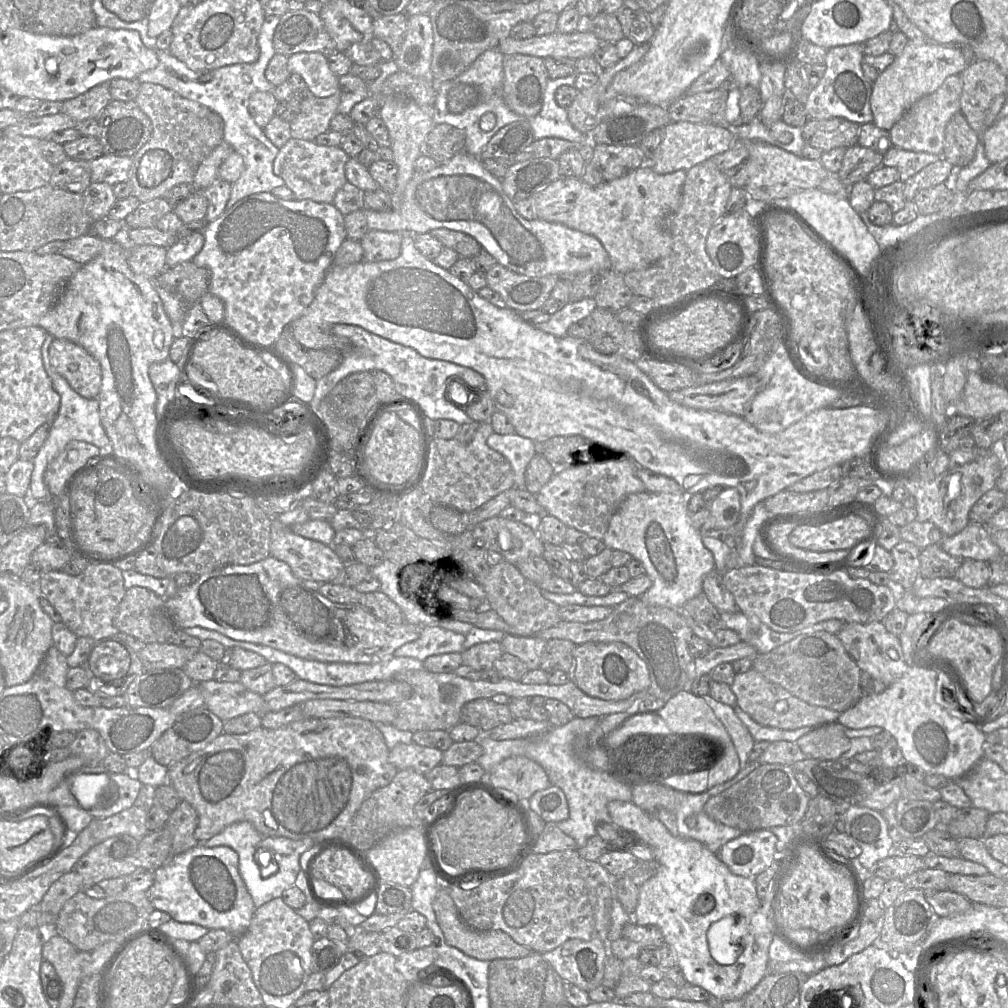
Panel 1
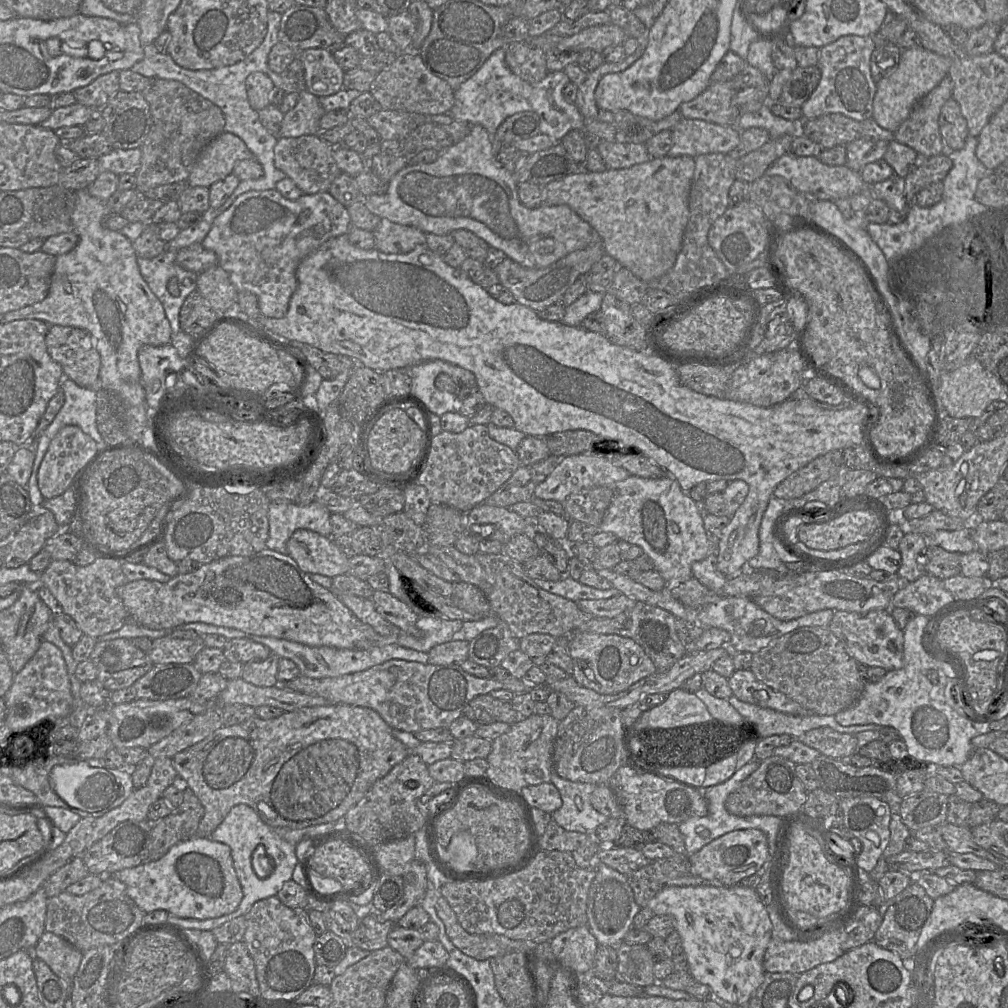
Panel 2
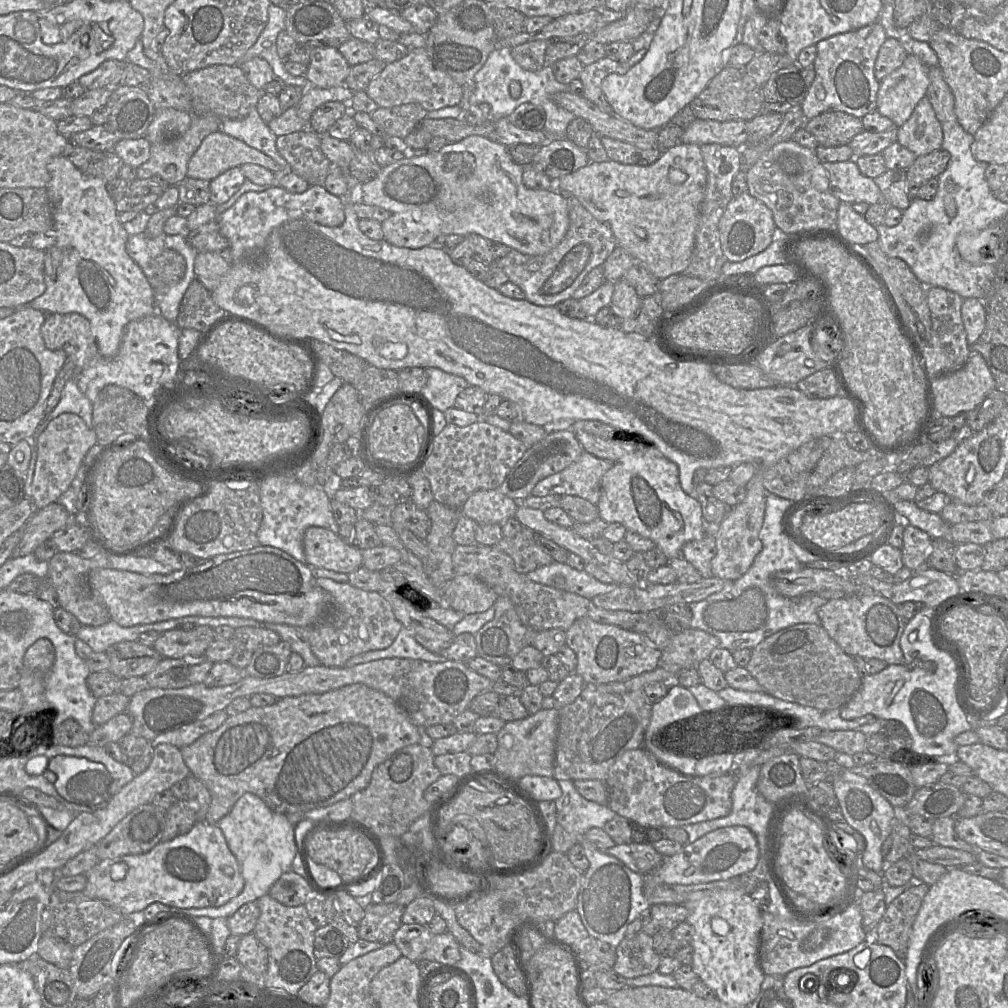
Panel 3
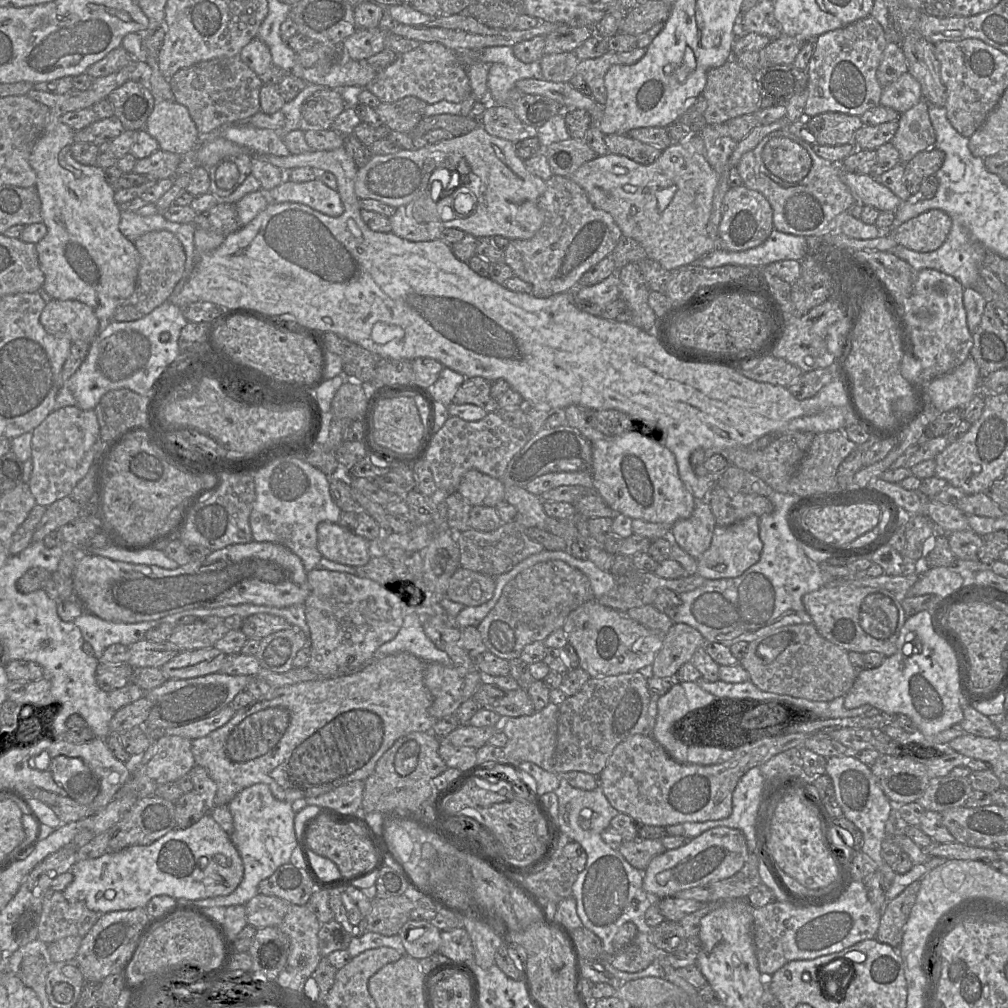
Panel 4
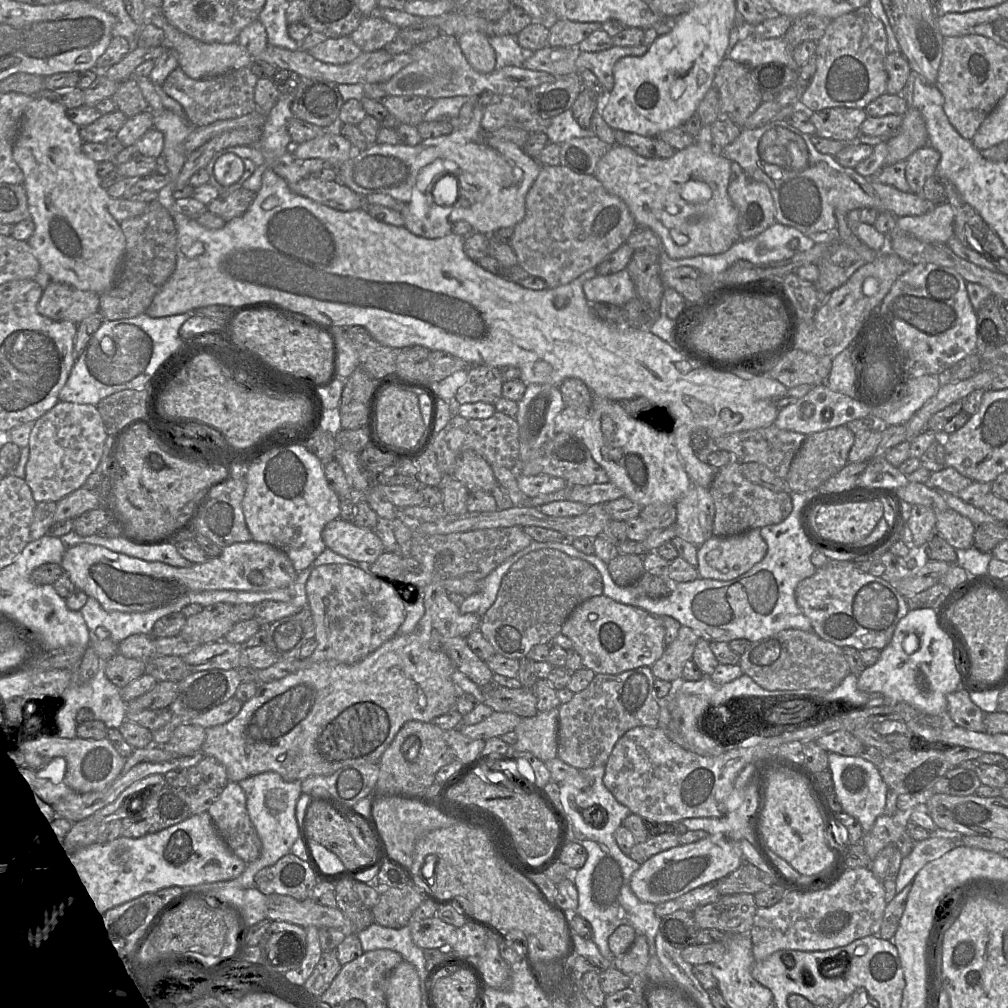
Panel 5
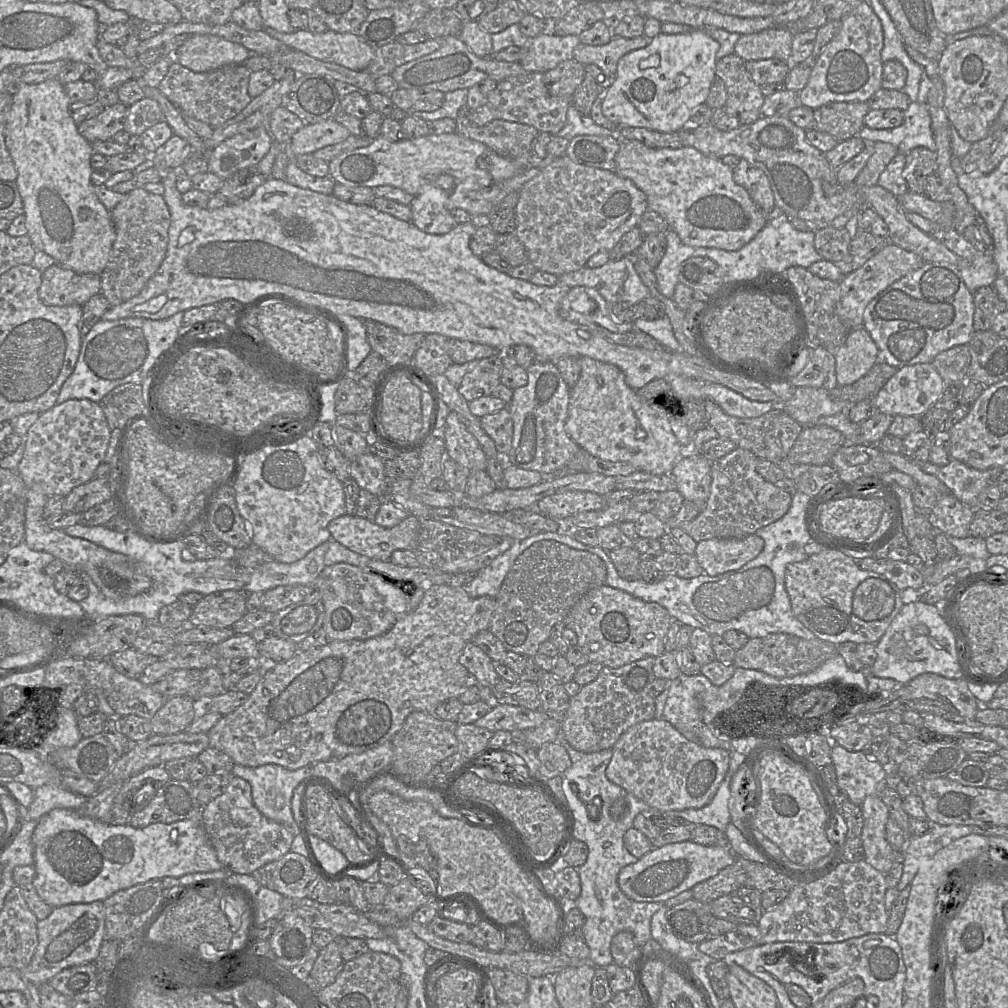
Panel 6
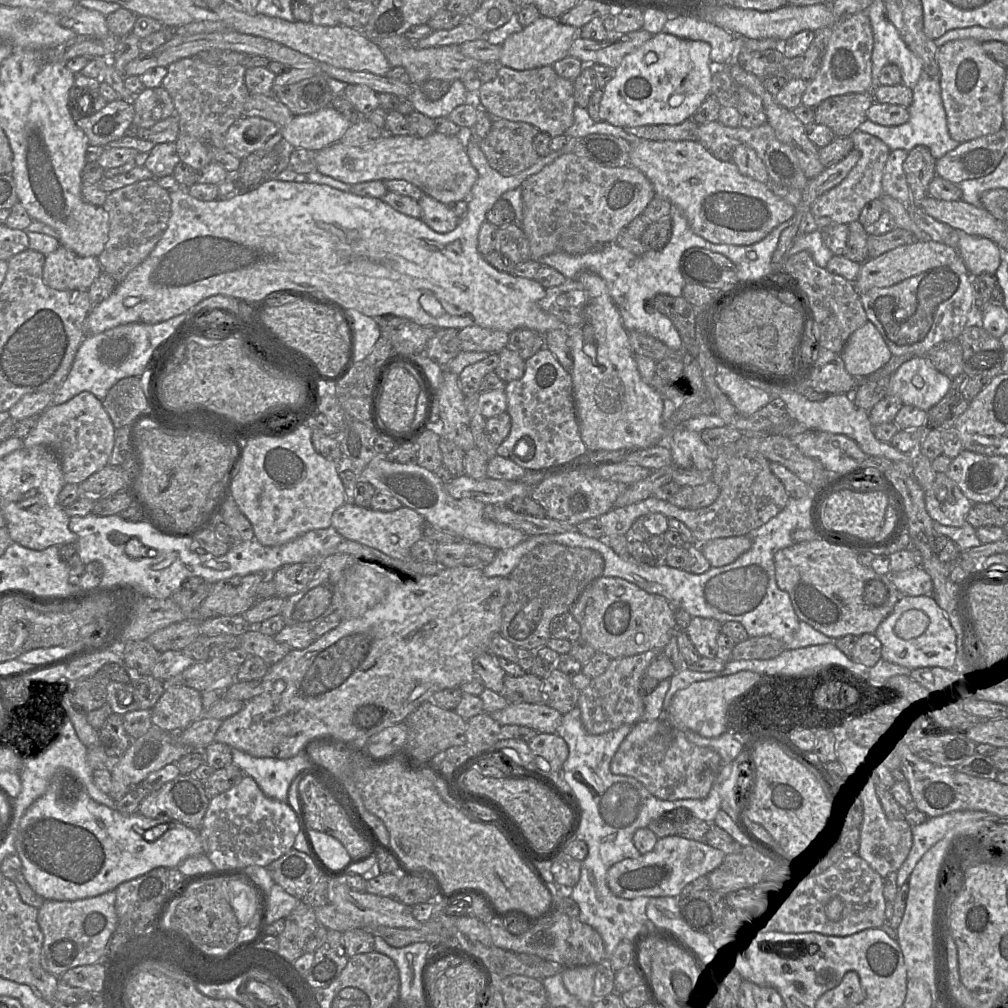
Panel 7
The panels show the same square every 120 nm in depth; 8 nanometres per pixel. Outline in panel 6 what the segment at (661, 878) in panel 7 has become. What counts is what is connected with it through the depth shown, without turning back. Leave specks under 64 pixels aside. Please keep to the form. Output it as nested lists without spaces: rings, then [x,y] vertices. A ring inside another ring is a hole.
[[[690,840],[653,848],[634,864],[622,868],[618,875],[621,891],[636,902],[664,903],[679,893],[692,889],[731,865],[735,855],[729,847],[703,846]]]

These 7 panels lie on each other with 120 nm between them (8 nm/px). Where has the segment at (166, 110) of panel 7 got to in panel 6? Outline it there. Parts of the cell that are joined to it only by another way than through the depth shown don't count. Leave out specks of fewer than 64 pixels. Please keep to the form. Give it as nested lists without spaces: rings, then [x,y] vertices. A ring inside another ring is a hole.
[[[145,96],[128,108],[124,131],[132,135],[141,135],[148,128],[164,120],[157,101]]]

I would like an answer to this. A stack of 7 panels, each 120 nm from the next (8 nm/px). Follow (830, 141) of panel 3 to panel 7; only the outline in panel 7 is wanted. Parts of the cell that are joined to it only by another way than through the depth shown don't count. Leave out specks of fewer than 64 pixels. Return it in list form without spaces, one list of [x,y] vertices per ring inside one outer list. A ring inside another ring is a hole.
[[[872,92],[849,93],[829,97],[815,107],[815,122],[829,127],[836,137],[850,136],[867,119],[868,109],[874,102]]]

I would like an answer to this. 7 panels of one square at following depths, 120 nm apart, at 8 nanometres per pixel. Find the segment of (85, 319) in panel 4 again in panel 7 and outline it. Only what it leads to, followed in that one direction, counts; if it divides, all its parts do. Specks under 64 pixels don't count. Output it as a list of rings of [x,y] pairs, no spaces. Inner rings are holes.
[[[59,246],[45,257],[43,281],[55,290],[88,291],[101,273],[98,257],[83,257]]]

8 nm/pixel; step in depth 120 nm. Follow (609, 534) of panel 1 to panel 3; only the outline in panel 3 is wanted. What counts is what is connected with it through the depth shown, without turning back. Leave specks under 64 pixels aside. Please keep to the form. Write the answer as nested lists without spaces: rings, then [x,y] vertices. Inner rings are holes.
[[[654,445],[636,448],[624,455],[604,474],[598,502],[599,518],[606,523],[620,523],[627,531],[635,532],[652,540],[668,559],[682,557],[681,549],[689,541],[704,536],[704,521],[701,505],[696,498],[683,491],[679,481],[679,470]]]

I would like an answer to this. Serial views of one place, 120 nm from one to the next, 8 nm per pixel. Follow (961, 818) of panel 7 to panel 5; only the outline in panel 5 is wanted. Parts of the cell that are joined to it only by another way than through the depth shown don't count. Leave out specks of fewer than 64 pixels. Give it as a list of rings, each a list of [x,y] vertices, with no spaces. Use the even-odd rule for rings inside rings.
[[[938,828],[929,831],[928,839],[915,842],[912,852],[902,858],[899,872],[896,876],[896,893],[901,892],[911,883],[916,874],[929,862],[936,860],[955,848],[955,841],[961,840],[963,835],[948,832]]]

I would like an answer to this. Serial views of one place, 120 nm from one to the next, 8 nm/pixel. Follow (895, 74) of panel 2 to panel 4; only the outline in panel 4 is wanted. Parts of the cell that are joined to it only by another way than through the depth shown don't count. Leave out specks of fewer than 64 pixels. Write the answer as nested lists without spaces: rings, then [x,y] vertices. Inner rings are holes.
[[[906,72],[883,87],[880,105],[890,107],[900,114],[922,99],[921,85],[910,72]]]

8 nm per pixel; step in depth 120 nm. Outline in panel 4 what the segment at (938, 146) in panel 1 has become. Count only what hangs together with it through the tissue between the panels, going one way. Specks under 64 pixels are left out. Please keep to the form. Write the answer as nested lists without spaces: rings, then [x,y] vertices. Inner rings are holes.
[[[921,99],[900,114],[898,129],[891,140],[900,154],[900,163],[907,163],[918,153],[935,145],[936,134],[929,117],[928,105]]]

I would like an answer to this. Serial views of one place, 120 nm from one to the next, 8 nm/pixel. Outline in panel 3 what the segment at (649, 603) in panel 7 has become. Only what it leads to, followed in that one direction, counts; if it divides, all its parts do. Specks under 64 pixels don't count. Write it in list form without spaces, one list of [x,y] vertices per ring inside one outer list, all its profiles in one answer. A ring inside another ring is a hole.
[[[586,617],[577,619],[566,631],[566,644],[576,655],[575,673],[583,678],[585,684],[624,681],[644,672],[653,671],[659,666],[659,659],[662,654],[660,649],[639,633],[616,625],[598,623]]]

